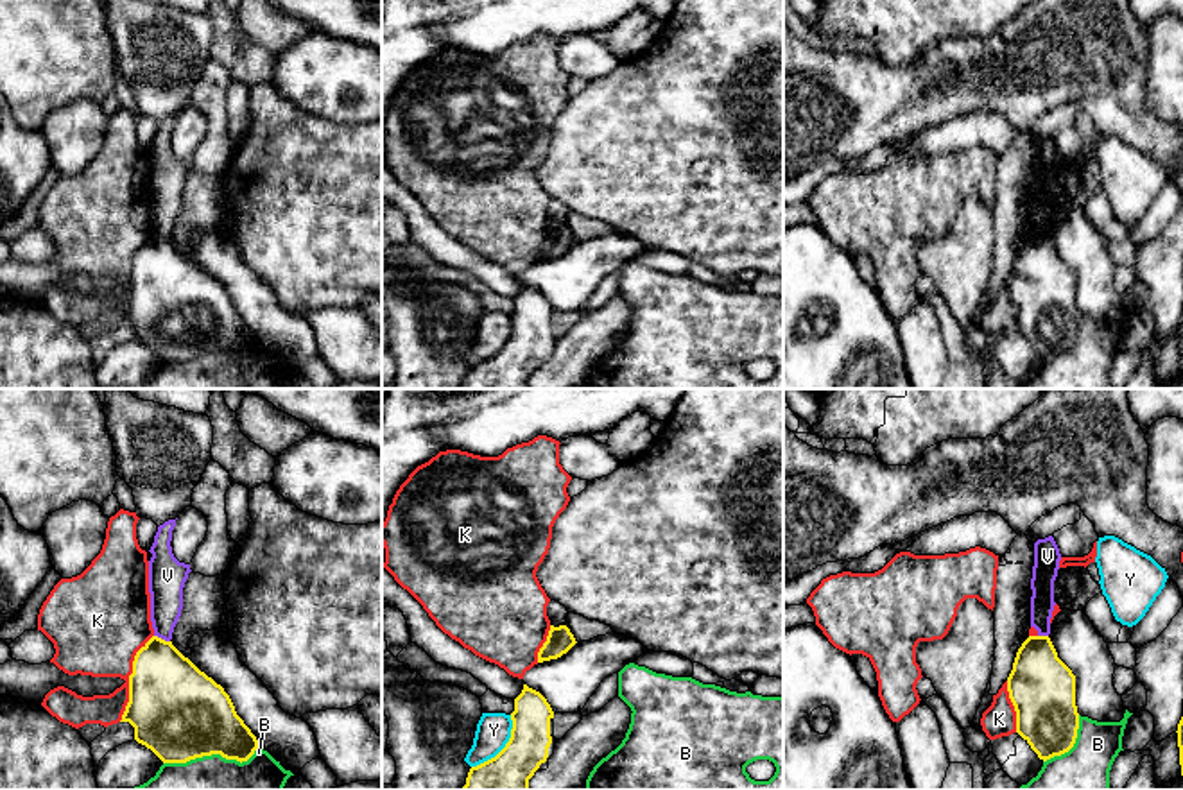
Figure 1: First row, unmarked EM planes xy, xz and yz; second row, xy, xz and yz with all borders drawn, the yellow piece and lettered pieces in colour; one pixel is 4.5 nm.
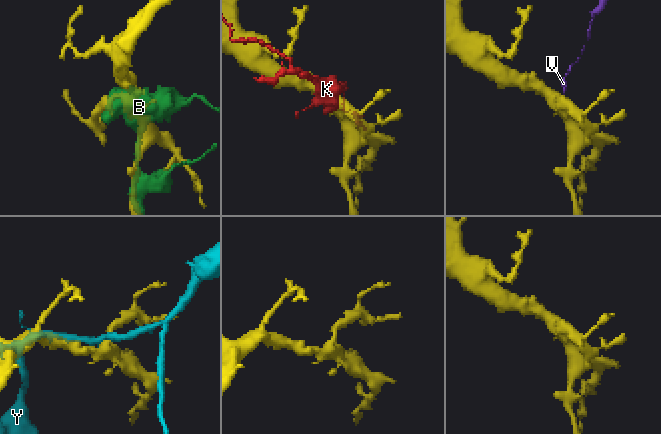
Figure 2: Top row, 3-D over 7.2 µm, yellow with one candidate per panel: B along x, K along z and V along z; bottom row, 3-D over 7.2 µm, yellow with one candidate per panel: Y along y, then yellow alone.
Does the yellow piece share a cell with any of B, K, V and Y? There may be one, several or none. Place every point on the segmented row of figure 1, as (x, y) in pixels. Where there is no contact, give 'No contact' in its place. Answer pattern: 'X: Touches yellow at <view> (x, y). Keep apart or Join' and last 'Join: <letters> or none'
B: Touches yellow at xy (212, 753). Keep apart
K: Touches yellow at xy (129, 678). Keep apart
V: Touches yellow at xy (160, 638). Keep apart
Y: Touches yellow at xz (504, 747). Keep apart
Join: none

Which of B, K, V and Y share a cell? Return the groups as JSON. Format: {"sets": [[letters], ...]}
{"sets": [["B"], ["K"], ["V"], ["Y"]]}

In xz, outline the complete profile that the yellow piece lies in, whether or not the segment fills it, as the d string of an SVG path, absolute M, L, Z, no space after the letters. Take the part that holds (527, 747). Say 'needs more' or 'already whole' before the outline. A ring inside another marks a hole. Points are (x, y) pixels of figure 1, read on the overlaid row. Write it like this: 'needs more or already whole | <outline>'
needs more | M523 684L511 713L513 729L505 747L471 767L462 790L529 790L529 779L556 749L554 711L547 699Z

